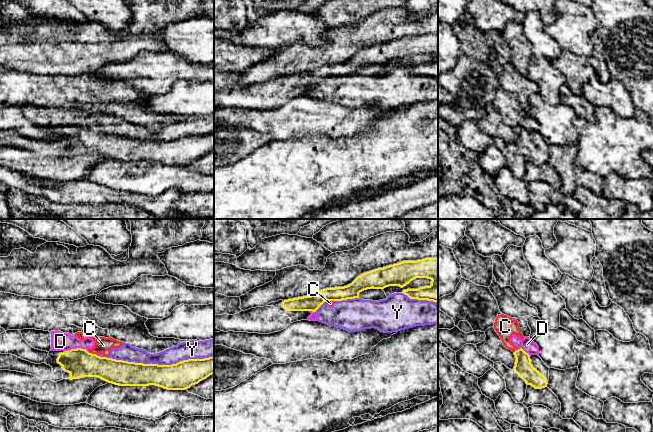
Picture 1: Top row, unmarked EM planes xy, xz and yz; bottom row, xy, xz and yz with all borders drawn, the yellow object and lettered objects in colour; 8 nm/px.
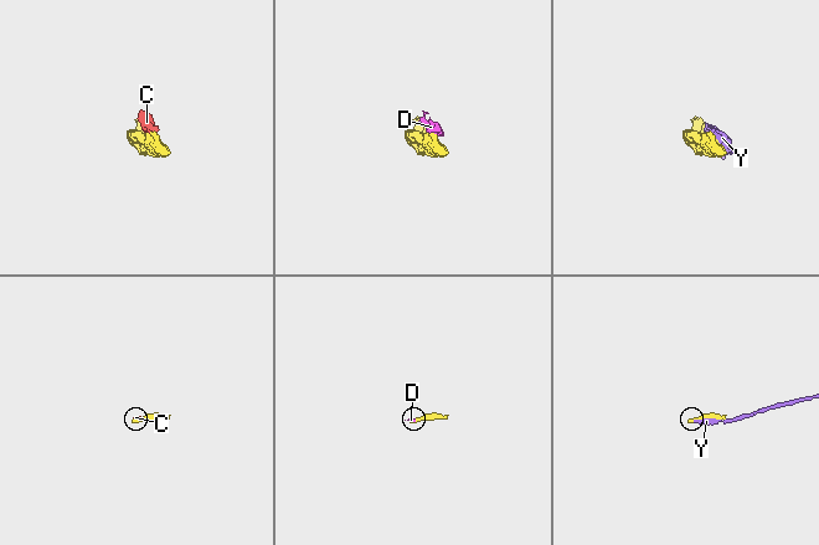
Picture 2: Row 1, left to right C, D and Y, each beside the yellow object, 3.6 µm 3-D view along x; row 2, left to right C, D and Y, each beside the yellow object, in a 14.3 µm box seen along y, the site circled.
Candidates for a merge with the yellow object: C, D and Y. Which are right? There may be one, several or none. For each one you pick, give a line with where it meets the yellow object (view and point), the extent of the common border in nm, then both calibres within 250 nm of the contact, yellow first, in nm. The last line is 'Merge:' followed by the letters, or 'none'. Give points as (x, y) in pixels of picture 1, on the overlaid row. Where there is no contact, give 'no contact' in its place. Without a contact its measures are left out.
Merge: none

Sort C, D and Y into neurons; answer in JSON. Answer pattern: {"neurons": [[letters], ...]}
{"neurons": [["C", "D", "Y"]]}

